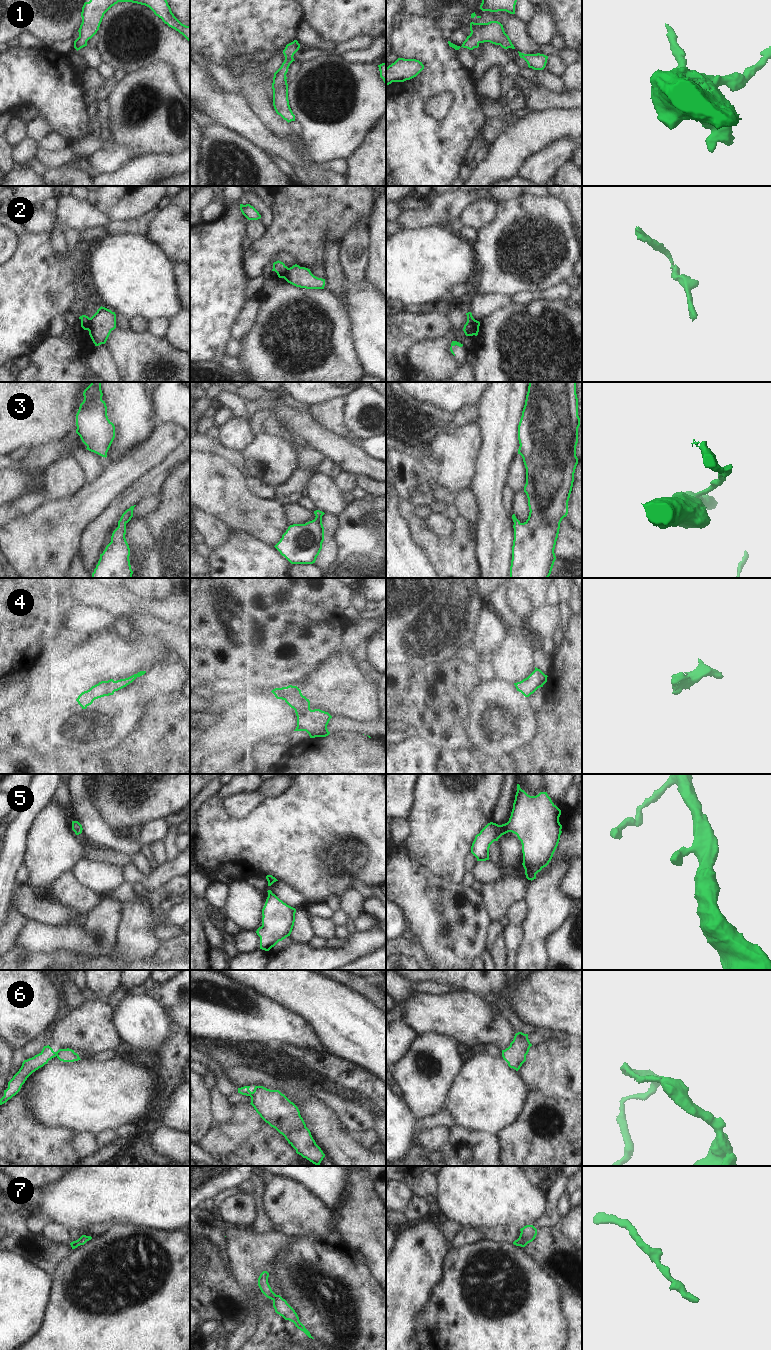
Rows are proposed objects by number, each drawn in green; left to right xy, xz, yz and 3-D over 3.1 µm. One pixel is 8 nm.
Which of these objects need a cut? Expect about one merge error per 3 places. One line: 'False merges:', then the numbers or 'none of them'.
False merges: 2, 6

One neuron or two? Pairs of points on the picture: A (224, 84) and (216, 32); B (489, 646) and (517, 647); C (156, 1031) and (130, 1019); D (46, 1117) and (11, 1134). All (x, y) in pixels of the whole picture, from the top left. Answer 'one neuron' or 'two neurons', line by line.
A: two neurons
B: two neurons
C: one neuron
D: two neurons

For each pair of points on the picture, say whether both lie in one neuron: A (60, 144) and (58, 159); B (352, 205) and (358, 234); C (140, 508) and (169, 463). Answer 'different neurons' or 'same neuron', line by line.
A: different neurons
B: different neurons
C: different neurons

